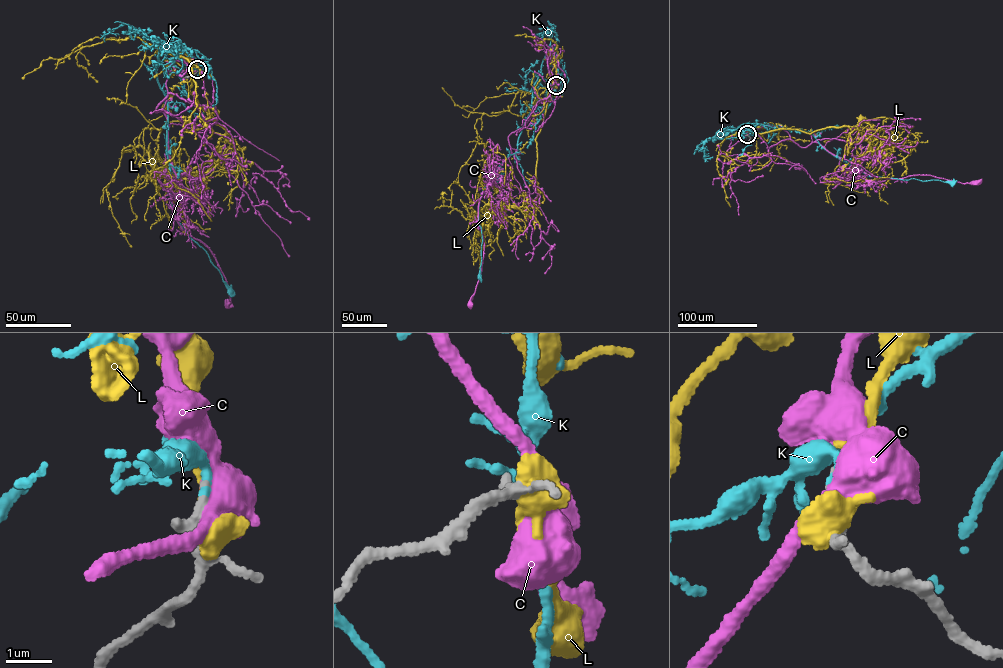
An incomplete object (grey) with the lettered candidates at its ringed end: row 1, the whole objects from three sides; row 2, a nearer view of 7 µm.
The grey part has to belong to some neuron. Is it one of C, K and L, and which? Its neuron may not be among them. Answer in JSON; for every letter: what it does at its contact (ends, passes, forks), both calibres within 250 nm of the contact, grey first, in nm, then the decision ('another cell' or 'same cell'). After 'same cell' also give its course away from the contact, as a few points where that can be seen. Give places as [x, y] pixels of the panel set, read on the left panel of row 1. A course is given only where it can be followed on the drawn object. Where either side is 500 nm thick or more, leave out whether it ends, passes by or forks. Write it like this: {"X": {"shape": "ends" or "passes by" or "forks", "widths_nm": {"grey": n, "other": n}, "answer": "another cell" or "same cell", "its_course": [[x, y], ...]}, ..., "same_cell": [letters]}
{"C": {"widths_nm": {"grey": 320, "other": 550}, "answer": "another cell"}, "K": {"shape": "ends", "widths_nm": {"grey": 280, "other": 160}, "answer": "same cell", "its_course": [[197, 69], [193, 58], [182, 60], [171, 52], [157, 64], [168, 110], [170, 198], [178, 221], [230, 290]]}, "L": {"widths_nm": {"grey": 220, "other": 700}, "answer": "another cell"}, "same_cell": ["K"]}

